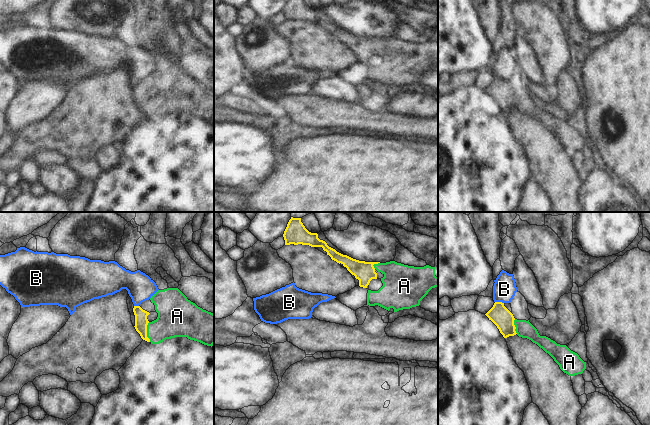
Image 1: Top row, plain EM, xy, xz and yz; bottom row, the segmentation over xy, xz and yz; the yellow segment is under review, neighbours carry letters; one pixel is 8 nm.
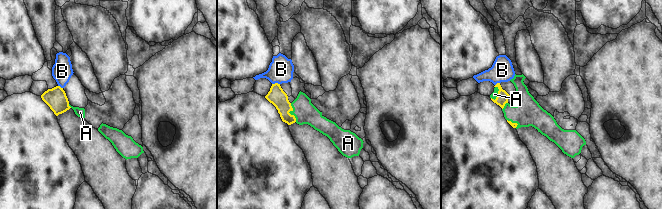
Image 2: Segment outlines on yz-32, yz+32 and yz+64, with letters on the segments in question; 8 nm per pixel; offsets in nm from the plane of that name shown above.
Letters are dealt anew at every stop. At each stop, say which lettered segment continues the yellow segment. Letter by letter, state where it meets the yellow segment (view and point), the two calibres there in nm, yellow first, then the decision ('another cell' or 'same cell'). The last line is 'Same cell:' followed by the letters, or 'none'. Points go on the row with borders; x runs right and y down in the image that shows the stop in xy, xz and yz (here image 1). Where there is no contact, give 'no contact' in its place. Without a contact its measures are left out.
A: meets yellow in xy at (146, 332); 110 nm thick on the yellow side, 280 nm on the other; same cell
B: meets yellow in yz at (499, 302); 160 nm thick on the yellow side, 190 nm on the other; another cell
Same cell: A

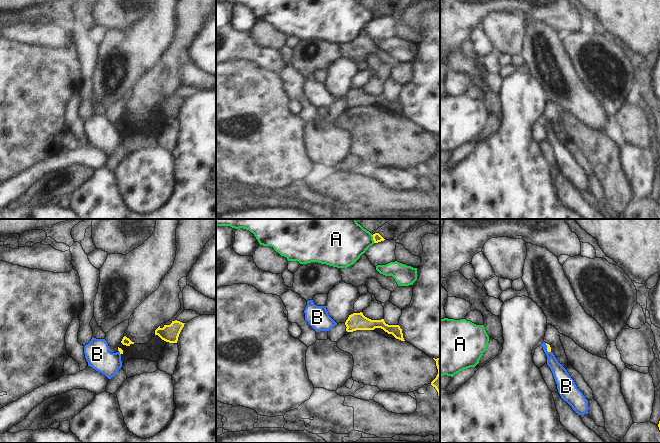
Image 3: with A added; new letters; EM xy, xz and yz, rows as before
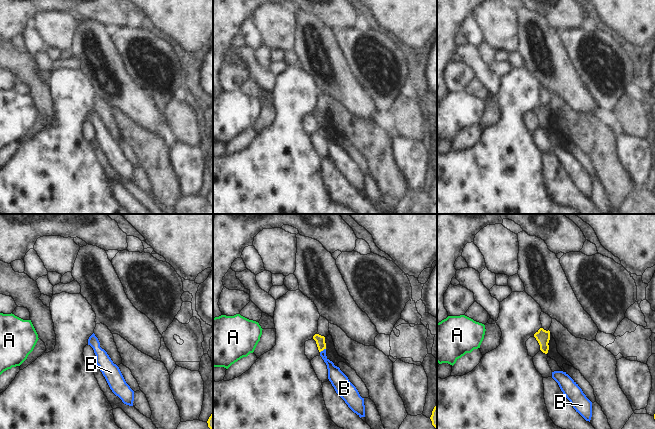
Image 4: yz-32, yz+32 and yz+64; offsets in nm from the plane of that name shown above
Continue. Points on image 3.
A: meets yellow in xz at (373, 239); 70 nm thick on the yellow side, 380 nm on the other; another cell
B: meets yellow in yz at (547, 348); 30 nm thick on the yellow side, 120 nm on the other; another cell
Same cell: none

